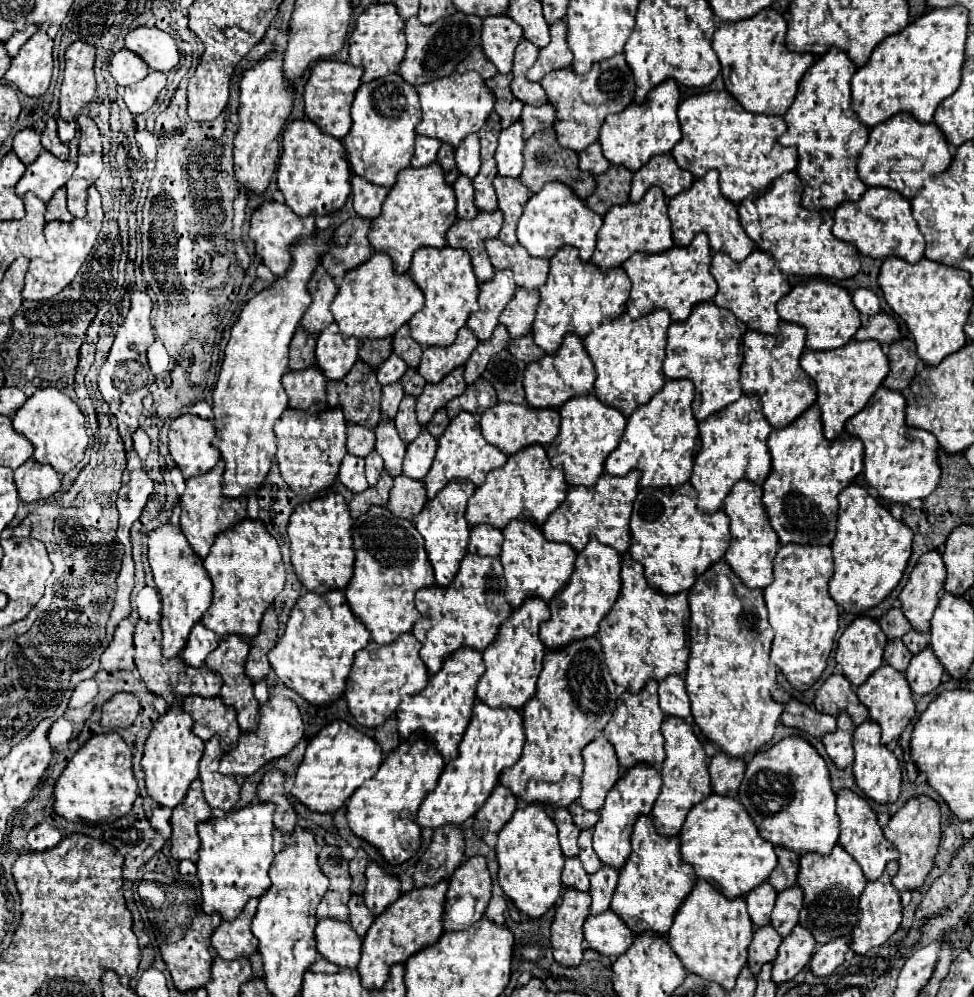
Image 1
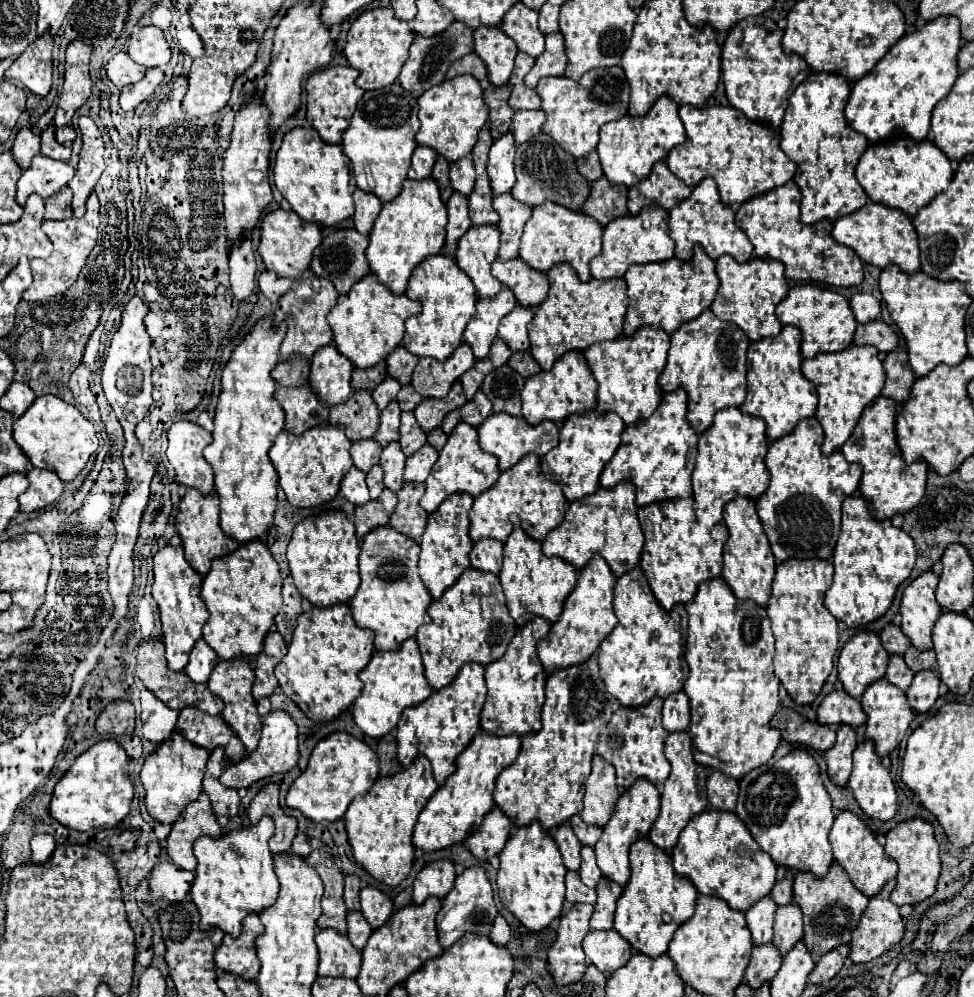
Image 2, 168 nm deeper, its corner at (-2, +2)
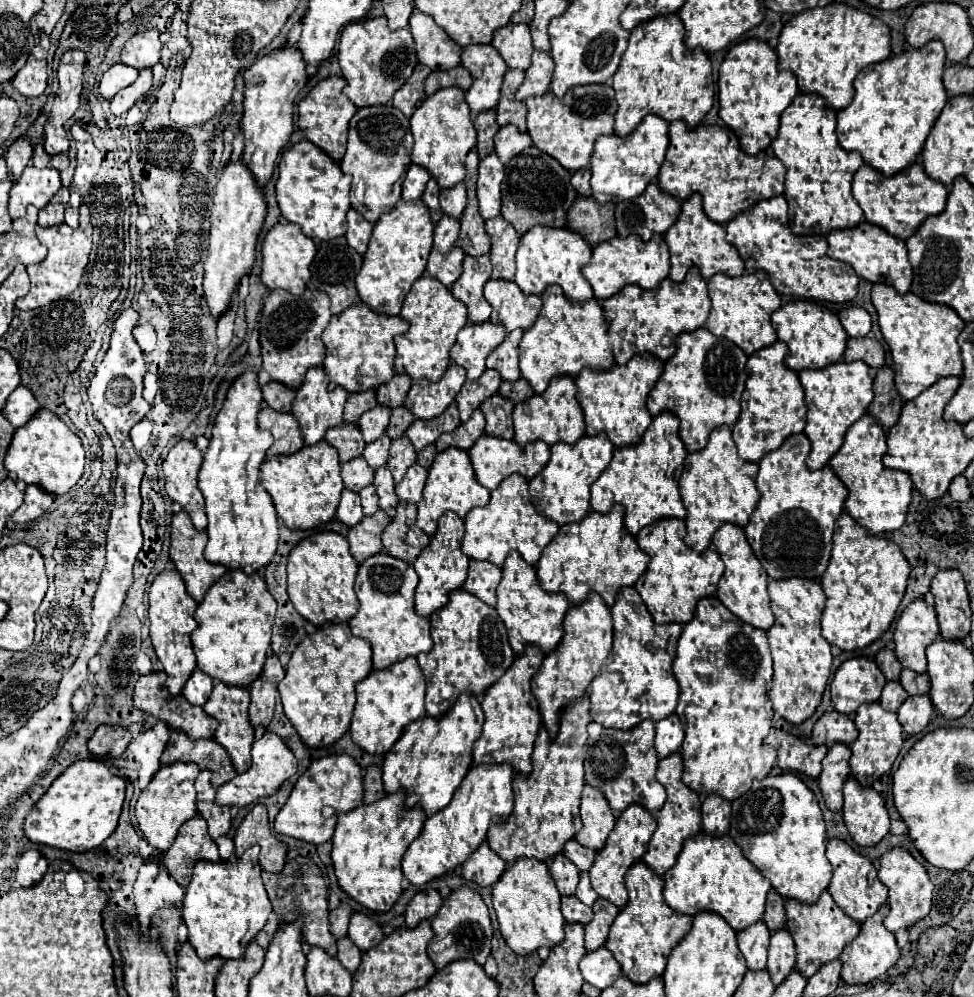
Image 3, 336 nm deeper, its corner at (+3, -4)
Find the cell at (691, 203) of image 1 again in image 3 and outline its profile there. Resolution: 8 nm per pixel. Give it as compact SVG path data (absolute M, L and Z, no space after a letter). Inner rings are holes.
M698 192L682 202L680 216L668 228L668 232L664 234L664 240L668 242L668 248L670 248L670 278L674 282L682 282L686 272L692 266L698 266L706 280L718 272L724 272L728 276L742 276L744 274L744 262L742 262L738 250L726 240L726 228L718 222L712 222L704 214L702 198Z

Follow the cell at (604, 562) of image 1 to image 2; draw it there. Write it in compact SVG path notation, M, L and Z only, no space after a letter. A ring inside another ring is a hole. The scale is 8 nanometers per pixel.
M593 556L591 564L587 564L587 568L579 572L579 576L581 578L577 578L575 590L565 600L559 620L551 626L547 638L543 638L537 648L539 660L547 674L559 668L569 668L587 662L587 658L591 658L597 652L599 644L611 634L611 630L617 624L617 616L613 614L615 576L607 568L605 560L601 556Z

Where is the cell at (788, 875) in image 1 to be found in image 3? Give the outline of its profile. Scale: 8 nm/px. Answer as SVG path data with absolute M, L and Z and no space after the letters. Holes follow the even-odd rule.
M772 888L768 892L768 900L766 900L766 912L764 912L764 922L770 930L778 930L786 924L786 914L784 914L784 898L778 896L778 892Z

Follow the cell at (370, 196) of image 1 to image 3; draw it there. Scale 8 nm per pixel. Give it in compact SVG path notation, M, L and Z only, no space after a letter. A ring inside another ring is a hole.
M350 208L350 212L348 212L348 230L346 230L348 244L354 250L358 250L360 254L364 254L366 248L368 248L370 234L372 234L372 224L362 214L358 214L358 210Z

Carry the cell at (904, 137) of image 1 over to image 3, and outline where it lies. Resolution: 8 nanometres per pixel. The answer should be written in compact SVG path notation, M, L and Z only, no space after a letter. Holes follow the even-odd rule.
M914 162L908 168L904 168L902 172L898 172L896 176L888 176L888 178L882 172L874 170L872 166L864 164L854 174L852 194L858 200L860 208L864 210L864 218L868 222L884 228L886 232L890 232L892 236L902 238L902 240L906 240L908 234L918 230L922 220L926 220L928 216L940 214L944 210L946 198L948 198L946 186L942 182L930 178L920 162Z

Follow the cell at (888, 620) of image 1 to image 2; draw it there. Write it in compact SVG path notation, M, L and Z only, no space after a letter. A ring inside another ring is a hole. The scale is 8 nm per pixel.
M887 624L881 632L881 644L891 656L903 656L903 652L909 648L909 638L901 632L899 626Z

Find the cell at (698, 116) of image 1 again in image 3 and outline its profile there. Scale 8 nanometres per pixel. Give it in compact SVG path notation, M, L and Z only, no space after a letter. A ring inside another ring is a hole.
M674 120L670 122L670 148L658 174L658 186L676 198L688 198L690 194L700 192L706 216L726 224L756 202L782 194L784 176L786 166L776 156L768 152L758 152L756 156L746 154L736 132L728 126L700 124L690 128L682 120Z

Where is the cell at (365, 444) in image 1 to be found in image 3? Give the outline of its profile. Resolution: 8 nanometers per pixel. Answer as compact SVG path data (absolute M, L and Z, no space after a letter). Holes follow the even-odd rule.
M356 456L350 462L342 464L342 478L344 478L346 488L350 488L354 492L360 492L366 484L372 482L374 470L368 466L364 456Z

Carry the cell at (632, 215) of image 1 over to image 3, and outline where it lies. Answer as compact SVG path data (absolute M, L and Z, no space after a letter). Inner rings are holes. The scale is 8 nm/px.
M656 234L648 242L644 242L638 236L626 236L626 238L614 236L610 240L598 244L592 252L590 264L582 268L582 274L592 284L594 296L604 300L604 298L614 296L626 284L636 284L636 286L650 290L650 288L658 286L658 282L662 278L668 276L668 270L670 270L668 244L662 234Z

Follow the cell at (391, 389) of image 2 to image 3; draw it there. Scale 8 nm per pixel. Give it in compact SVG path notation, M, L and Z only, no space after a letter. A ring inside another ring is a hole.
M376 404L372 410L362 414L362 418L358 420L358 426L362 430L364 440L374 442L386 430L388 420L390 420L390 408L384 404Z

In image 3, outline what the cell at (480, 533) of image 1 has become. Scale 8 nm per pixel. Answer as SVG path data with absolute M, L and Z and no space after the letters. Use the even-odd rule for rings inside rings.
M470 560L468 578L464 582L464 590L478 596L486 604L496 604L496 586L500 582L500 568L492 562L484 560Z

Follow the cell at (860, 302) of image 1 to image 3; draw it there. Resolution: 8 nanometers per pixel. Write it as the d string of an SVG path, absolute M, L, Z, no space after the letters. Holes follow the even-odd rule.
M848 306L848 308L840 310L838 318L840 318L844 330L848 332L848 336L854 336L854 338L866 336L870 332L870 328L872 328L870 314L860 306Z

